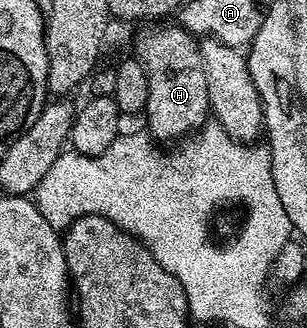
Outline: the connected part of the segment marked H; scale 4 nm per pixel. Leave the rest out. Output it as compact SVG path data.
M168 23L157 24L160 25L157 29L148 29L140 37L140 45L144 48L142 60L150 83L150 99L146 110L148 126L146 129L157 142L172 141L171 143L176 143L195 133L201 125L209 120L210 106L208 88L206 87L206 71L202 71L202 55L197 38L180 28L179 24L164 24Z

